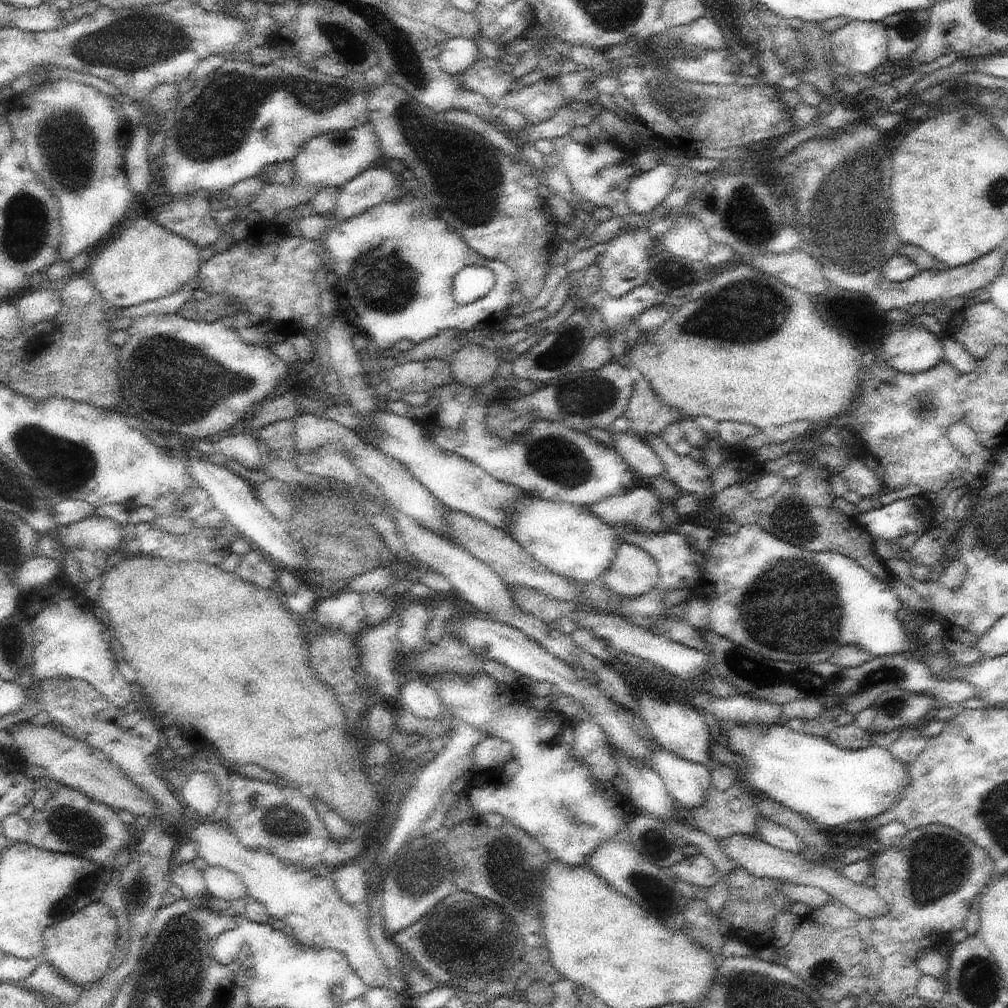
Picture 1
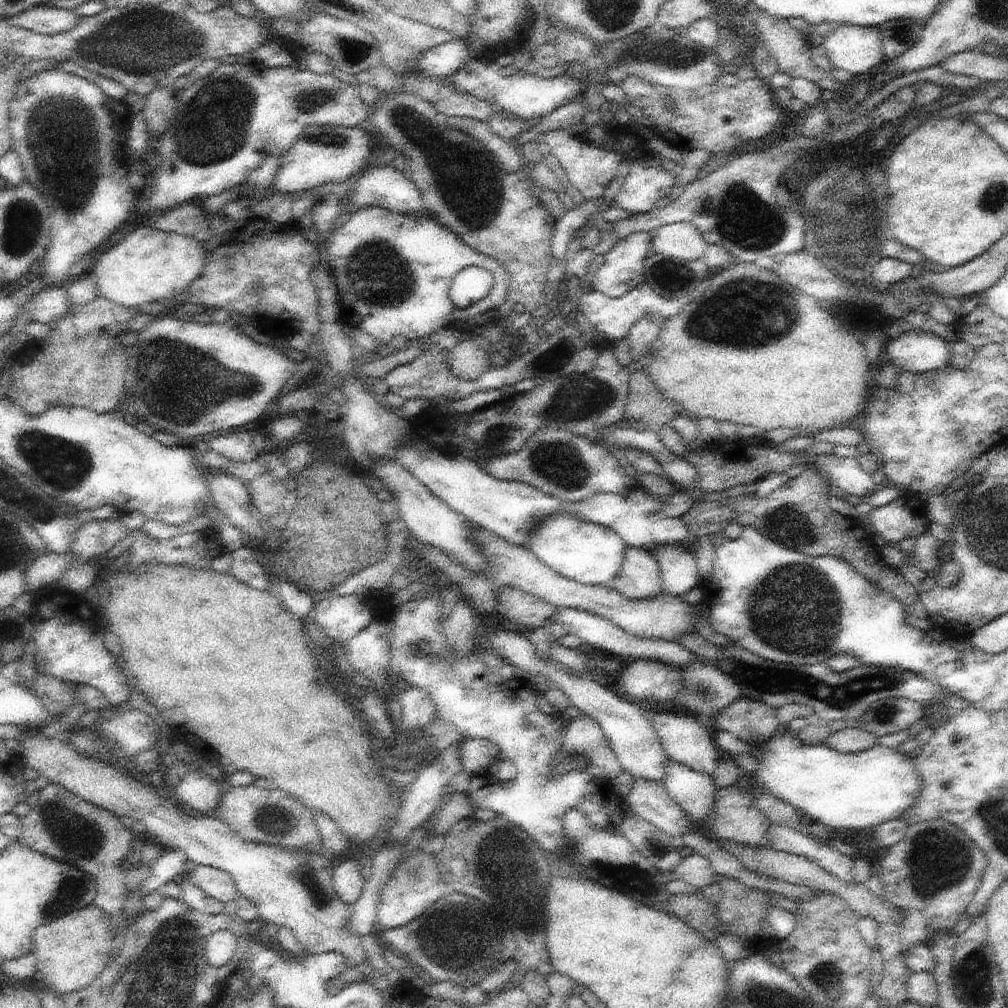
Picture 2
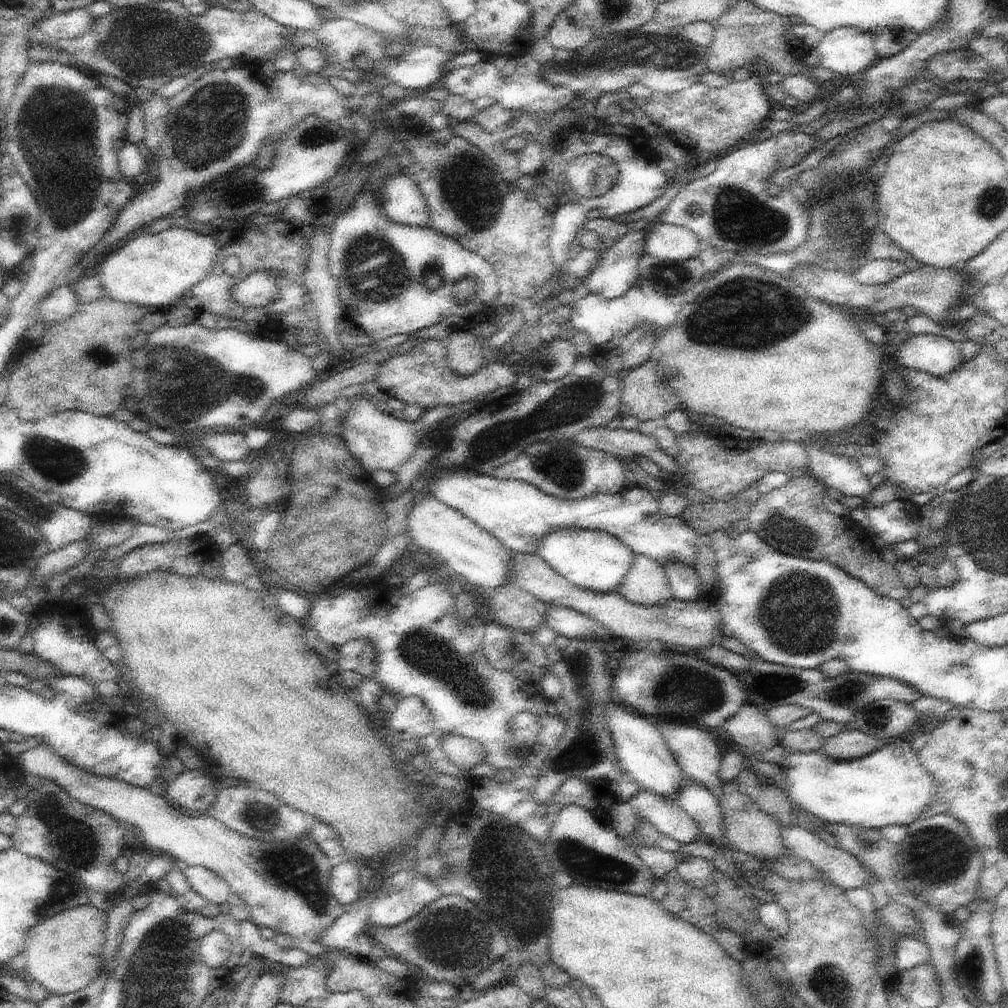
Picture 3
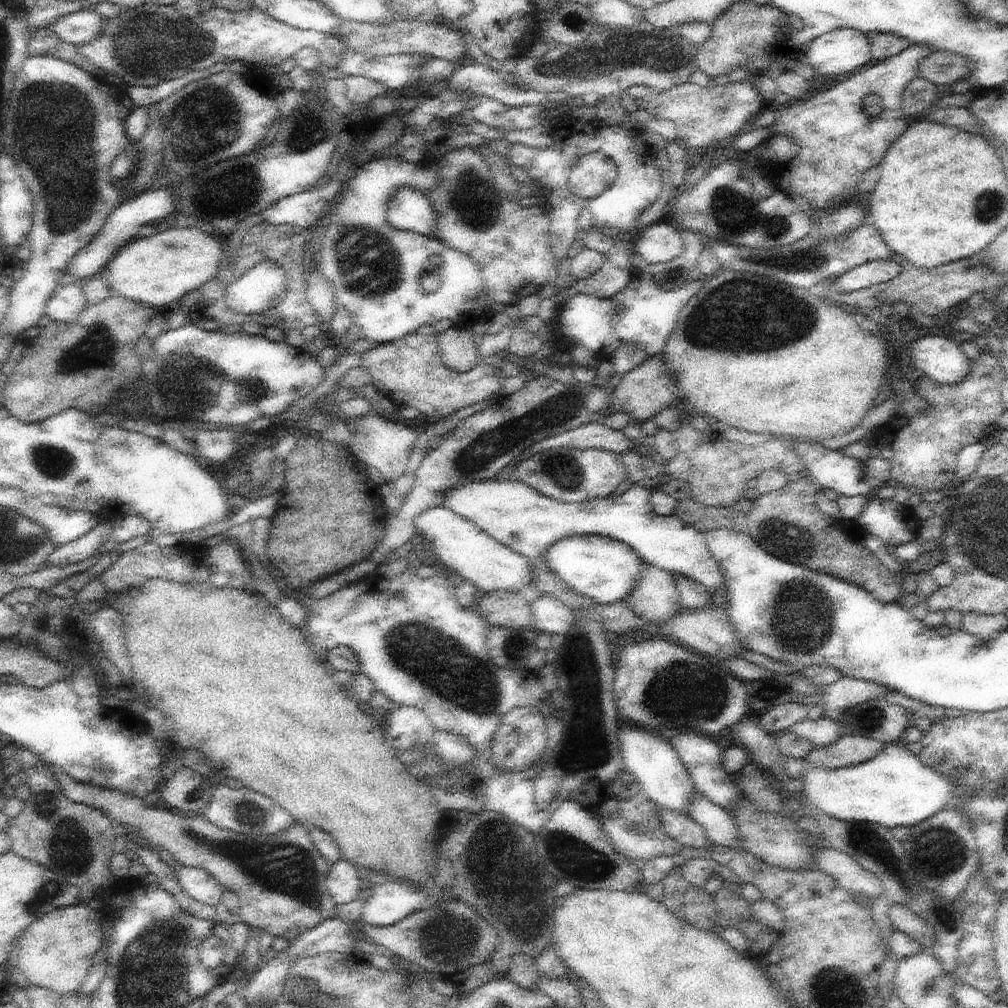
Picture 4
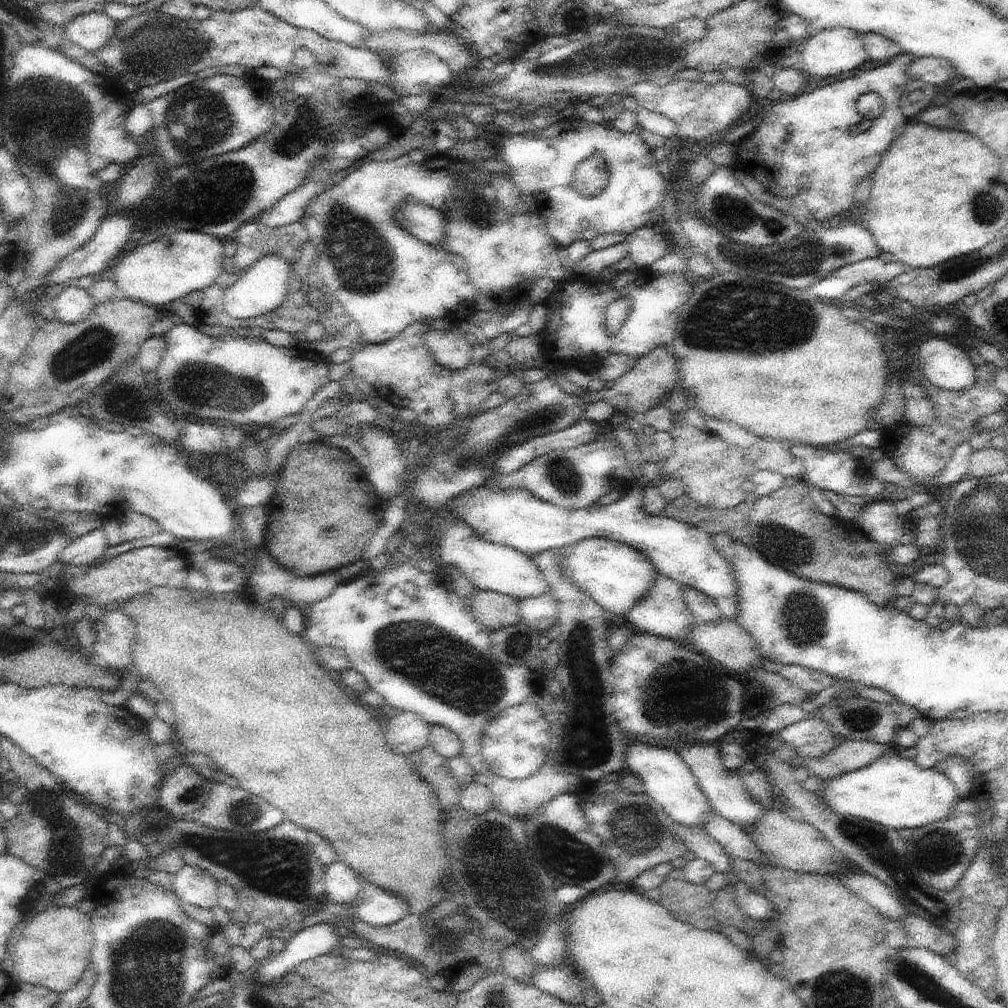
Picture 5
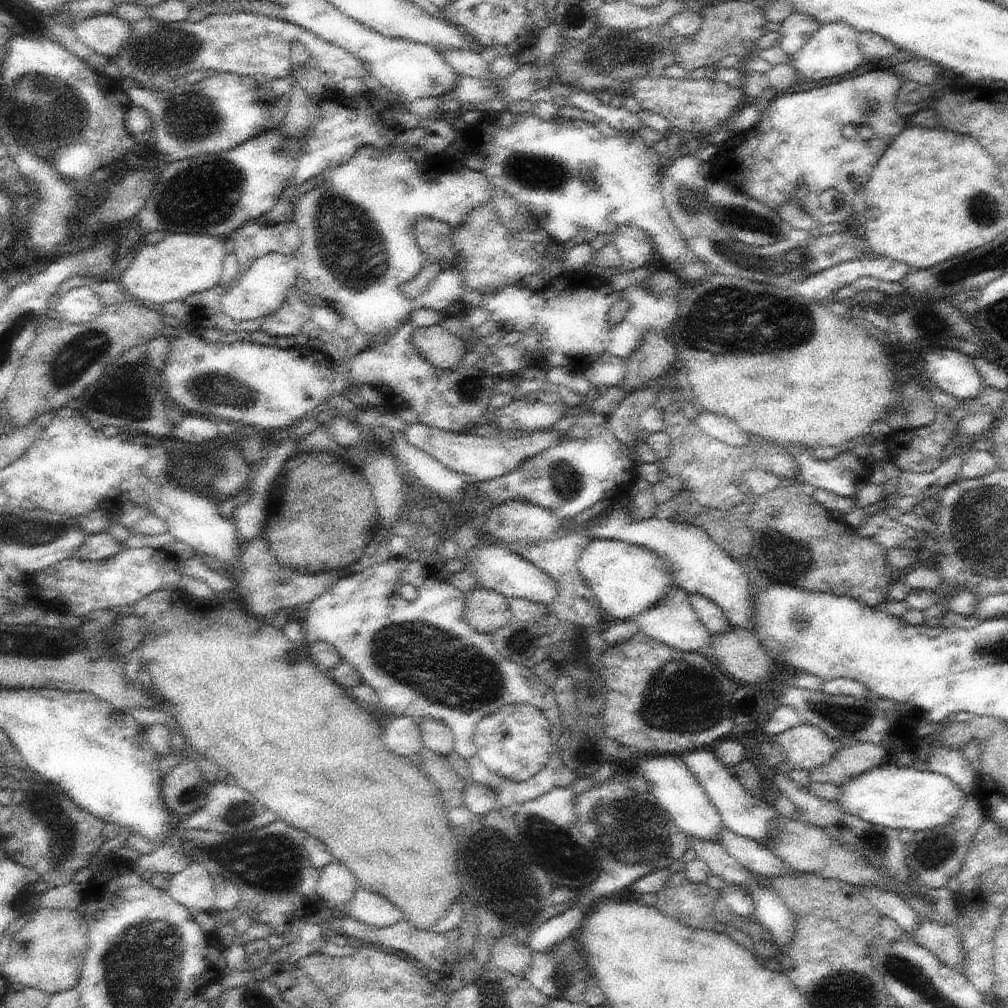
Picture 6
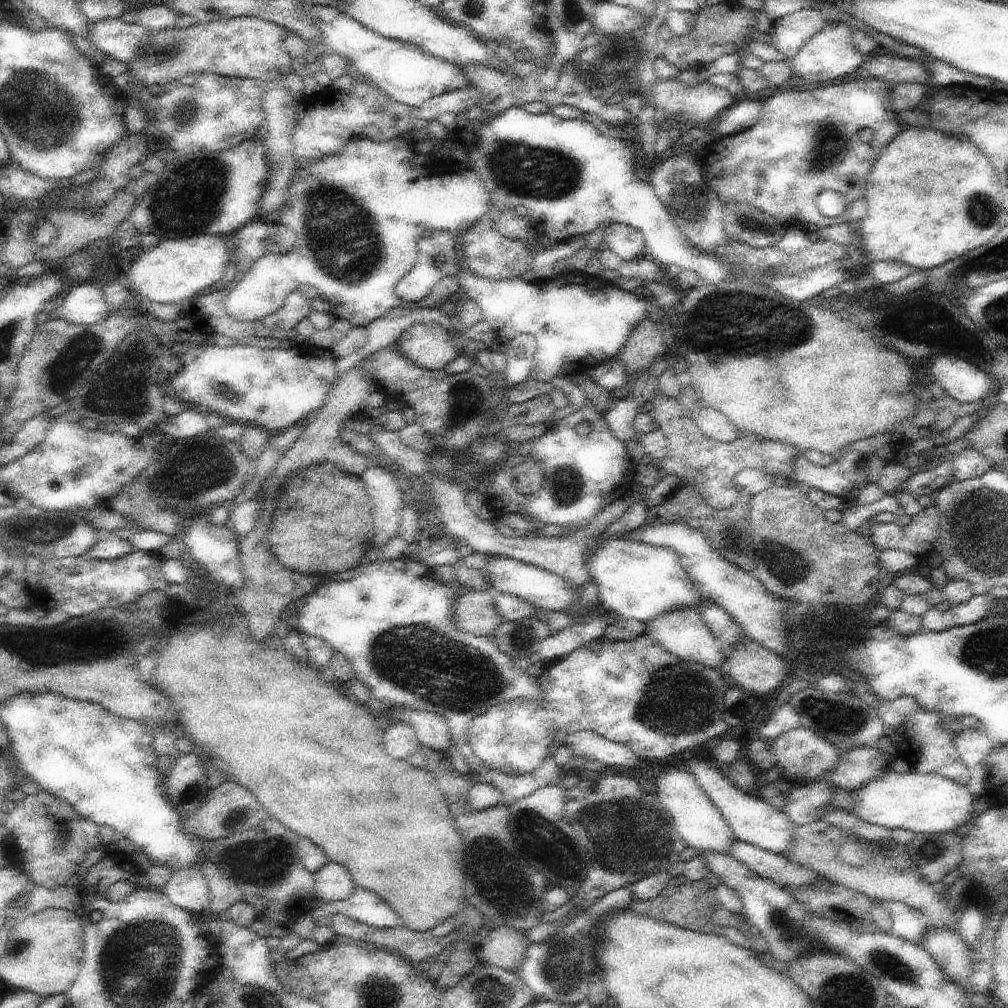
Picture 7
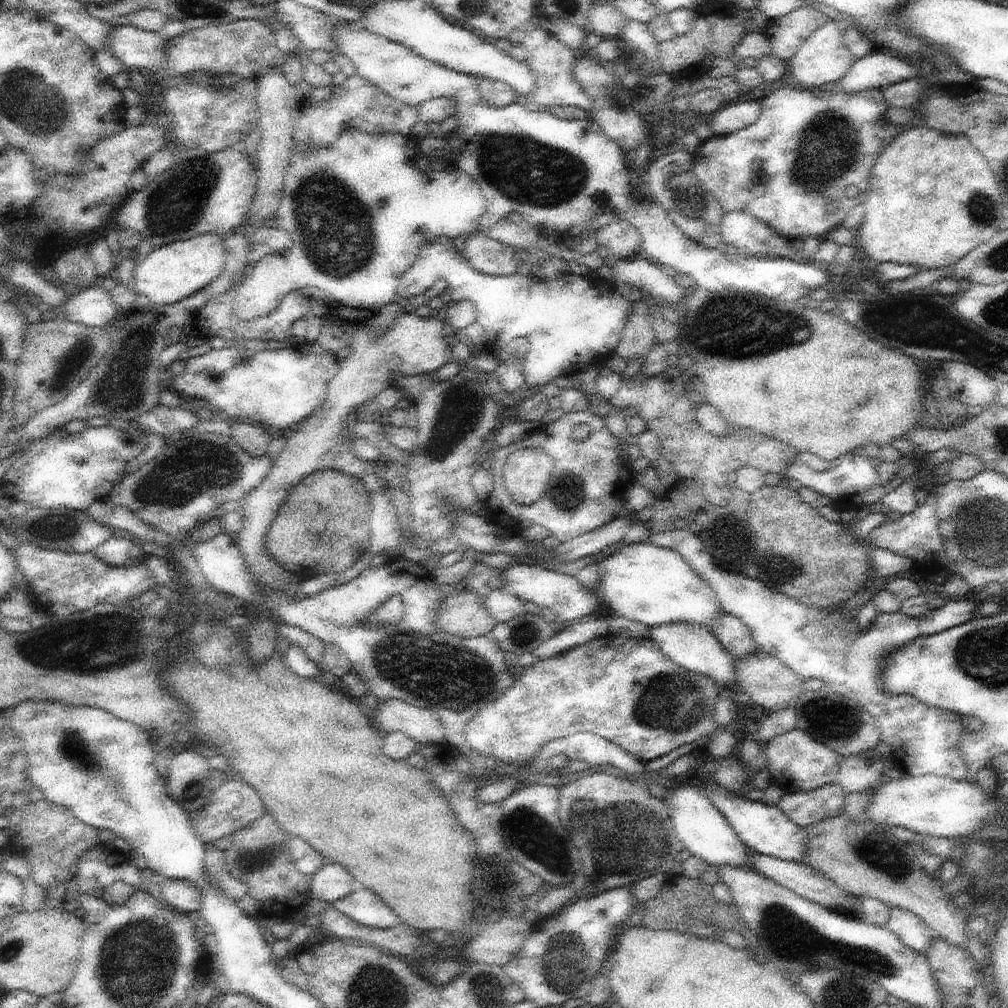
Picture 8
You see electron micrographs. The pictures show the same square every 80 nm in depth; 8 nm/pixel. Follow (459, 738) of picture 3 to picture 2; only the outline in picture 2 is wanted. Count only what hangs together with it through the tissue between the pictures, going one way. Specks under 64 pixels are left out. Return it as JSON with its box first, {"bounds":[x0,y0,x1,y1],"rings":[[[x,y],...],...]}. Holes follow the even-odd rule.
{"bounds":[460,737,501,776],"rings":[[[465,737],[460,742],[461,759],[471,776],[487,775],[488,767],[501,760],[501,750],[495,742],[480,737]]]}

